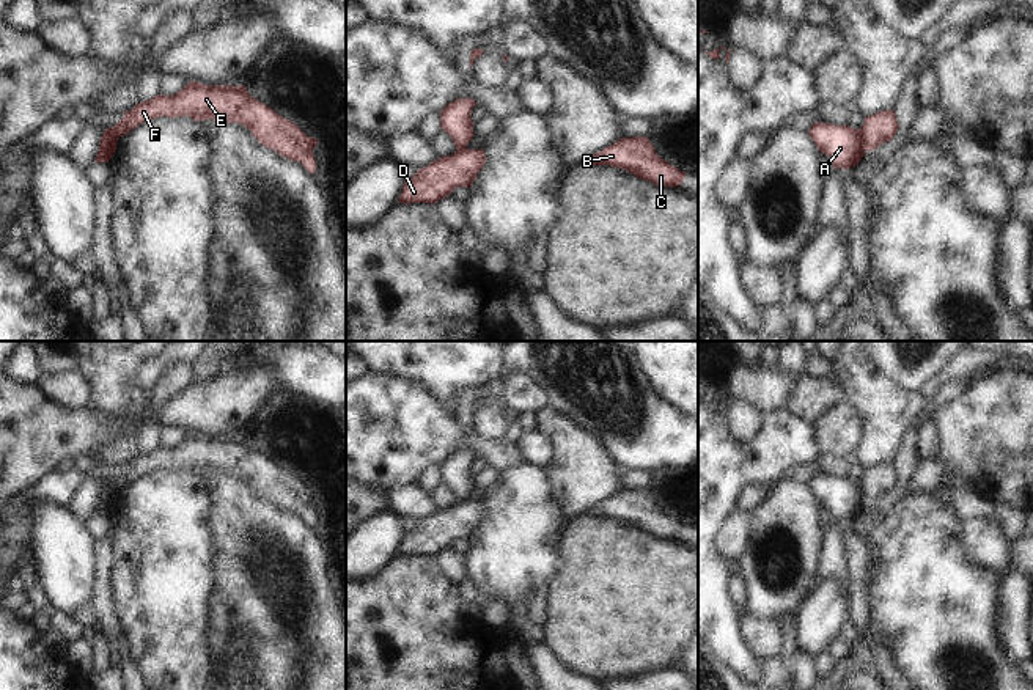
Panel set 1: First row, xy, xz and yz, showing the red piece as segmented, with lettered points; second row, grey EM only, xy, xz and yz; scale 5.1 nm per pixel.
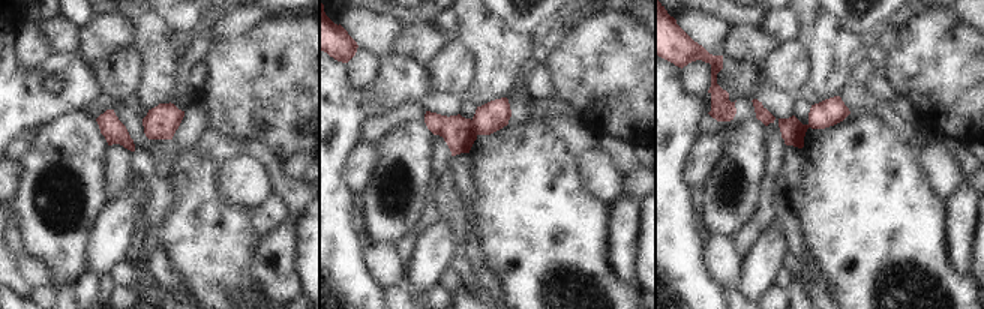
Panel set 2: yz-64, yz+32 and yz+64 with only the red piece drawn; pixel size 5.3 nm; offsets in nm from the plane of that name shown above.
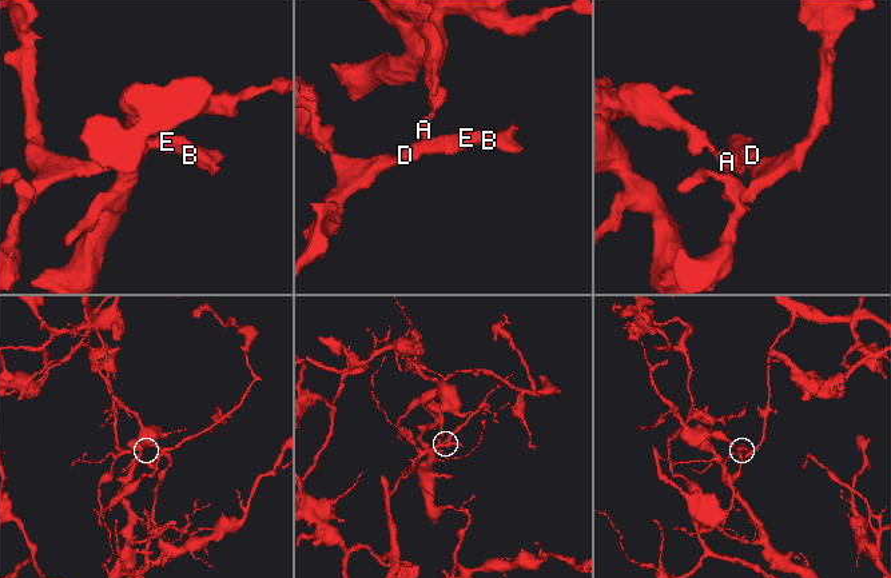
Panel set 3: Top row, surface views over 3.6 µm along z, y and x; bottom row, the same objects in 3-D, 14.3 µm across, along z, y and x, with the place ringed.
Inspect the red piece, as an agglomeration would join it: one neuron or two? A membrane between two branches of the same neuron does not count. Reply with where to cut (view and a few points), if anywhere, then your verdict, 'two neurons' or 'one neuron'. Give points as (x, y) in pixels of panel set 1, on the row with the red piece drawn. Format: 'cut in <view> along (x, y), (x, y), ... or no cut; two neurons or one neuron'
cut in yz along (857, 129), (865, 150); two neurons

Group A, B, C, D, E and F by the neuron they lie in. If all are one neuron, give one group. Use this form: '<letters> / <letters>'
A / B C D E F

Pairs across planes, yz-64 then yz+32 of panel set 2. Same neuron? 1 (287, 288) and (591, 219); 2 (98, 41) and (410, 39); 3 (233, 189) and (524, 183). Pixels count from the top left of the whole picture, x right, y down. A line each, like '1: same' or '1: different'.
1: different
2: same
3: different

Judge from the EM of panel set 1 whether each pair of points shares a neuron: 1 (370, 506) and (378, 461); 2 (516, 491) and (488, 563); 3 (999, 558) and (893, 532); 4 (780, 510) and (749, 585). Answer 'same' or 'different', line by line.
1: different
2: same
3: different
4: same

